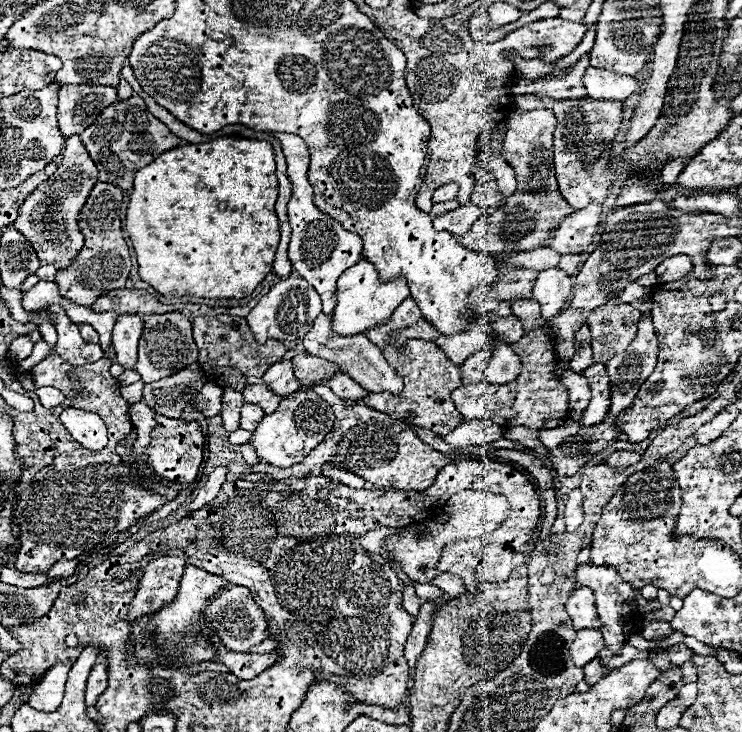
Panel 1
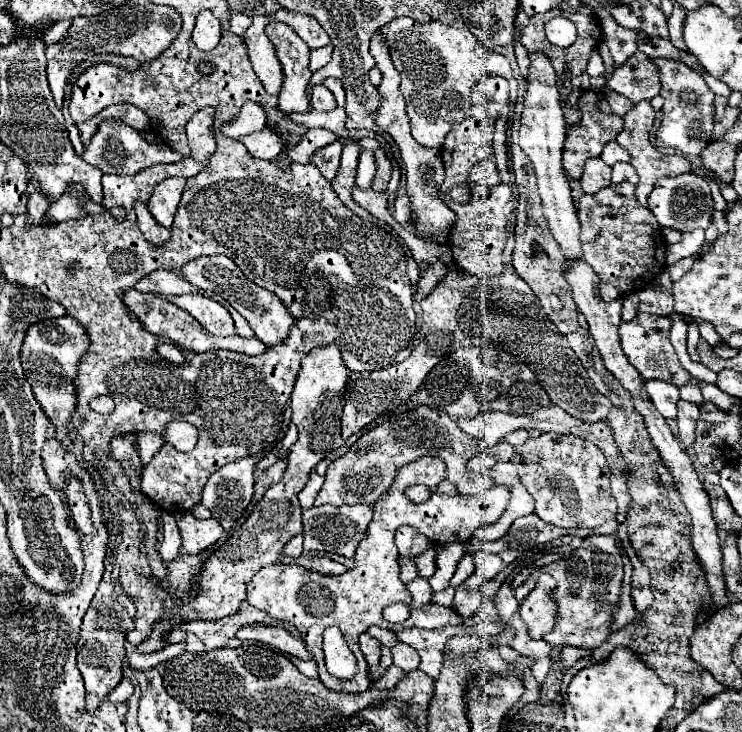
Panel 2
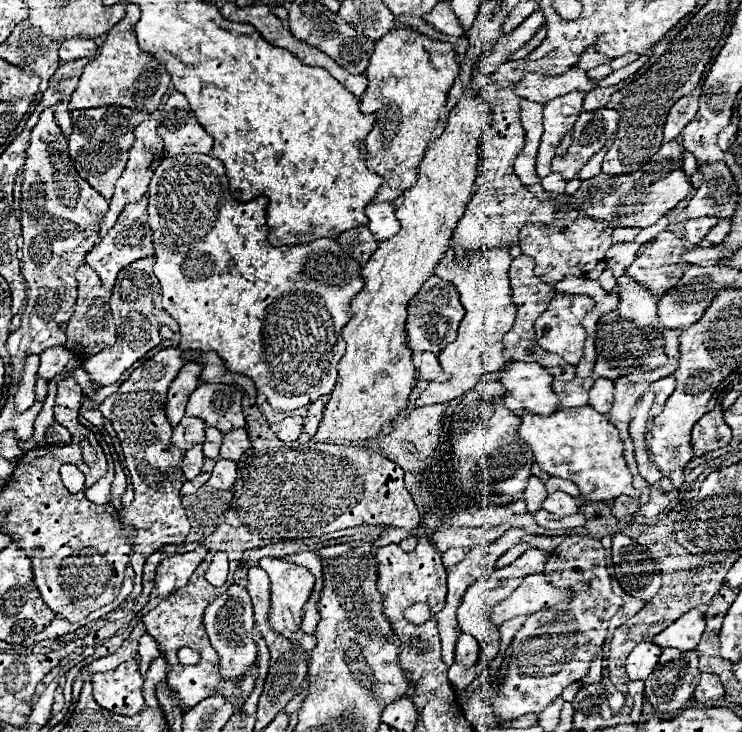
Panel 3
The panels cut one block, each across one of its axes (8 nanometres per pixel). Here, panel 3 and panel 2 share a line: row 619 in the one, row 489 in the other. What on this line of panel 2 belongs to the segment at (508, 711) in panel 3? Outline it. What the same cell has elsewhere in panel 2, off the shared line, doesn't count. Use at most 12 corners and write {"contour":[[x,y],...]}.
{"contour":[[578,436],[514,452],[536,514],[558,528],[616,520],[612,470]]}

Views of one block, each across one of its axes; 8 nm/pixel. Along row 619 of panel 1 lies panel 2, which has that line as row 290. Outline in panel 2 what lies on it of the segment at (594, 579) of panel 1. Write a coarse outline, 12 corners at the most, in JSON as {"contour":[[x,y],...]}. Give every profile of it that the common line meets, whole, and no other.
{"contour":[[636,170],[578,202],[582,256],[604,302],[644,290],[666,242]]}

